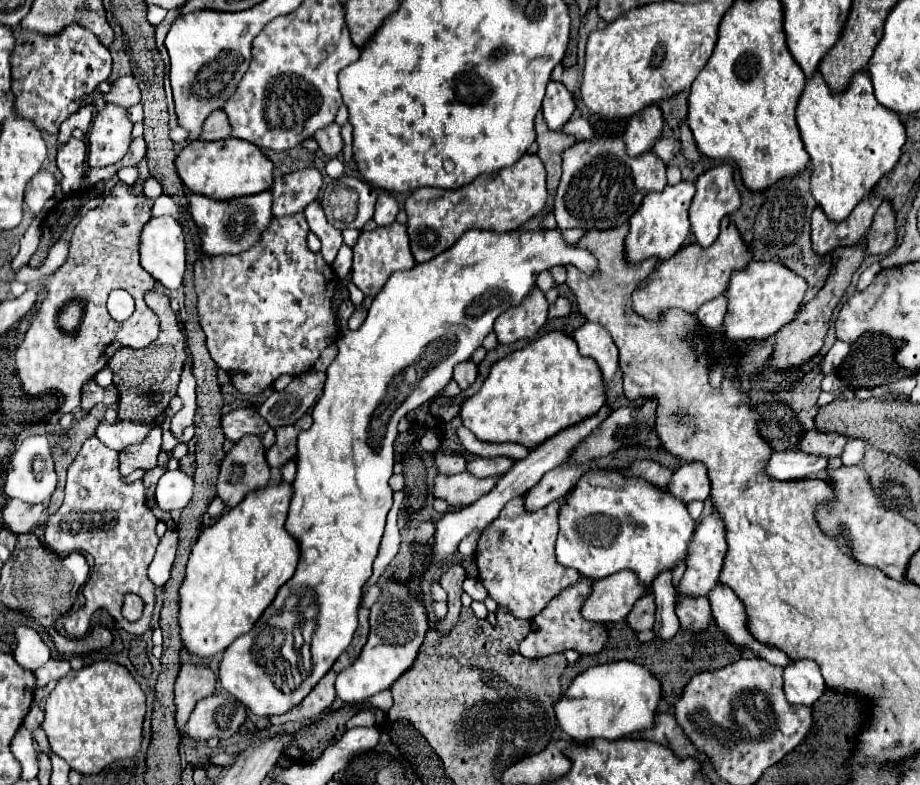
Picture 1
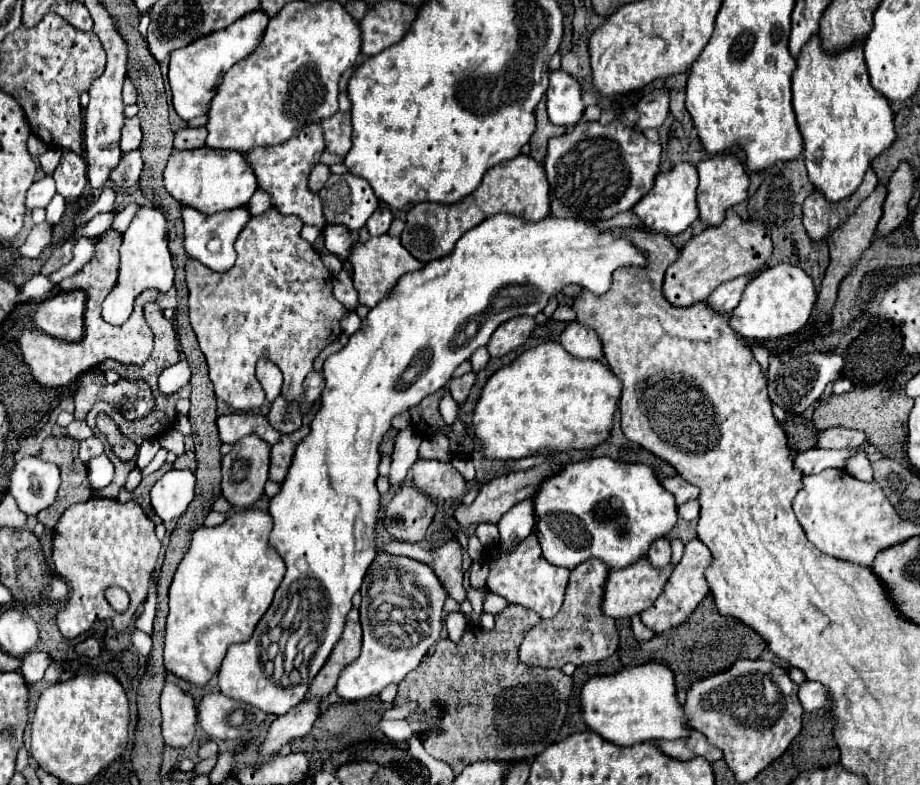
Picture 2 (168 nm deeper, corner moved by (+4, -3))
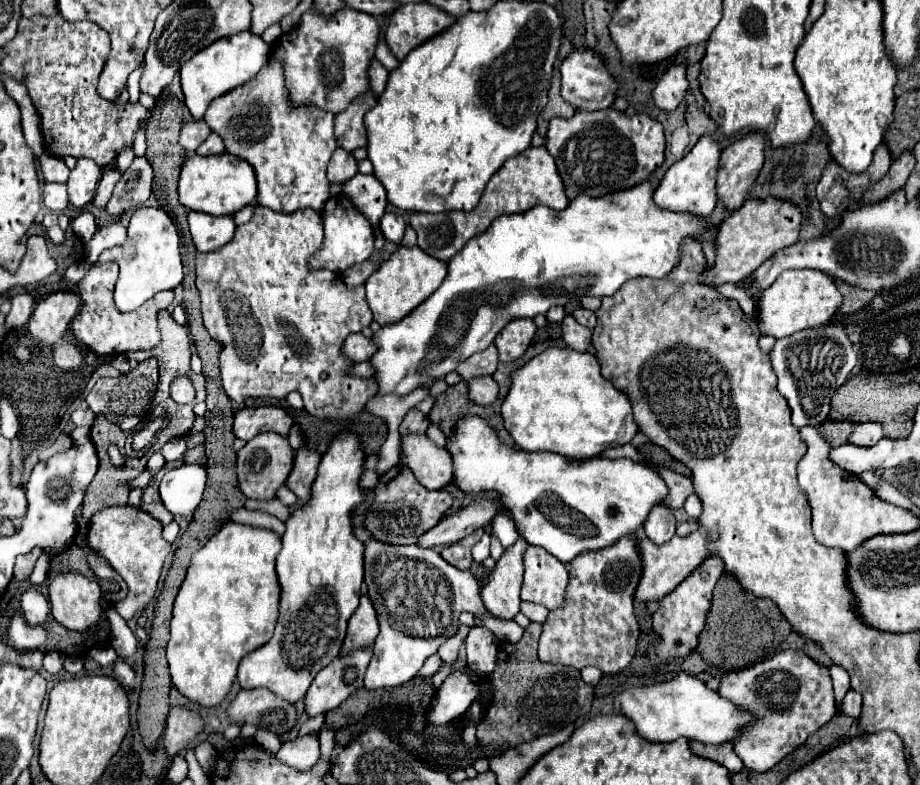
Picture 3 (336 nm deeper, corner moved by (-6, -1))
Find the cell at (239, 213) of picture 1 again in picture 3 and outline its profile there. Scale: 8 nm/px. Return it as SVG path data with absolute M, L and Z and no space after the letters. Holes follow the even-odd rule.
M198 211L188 213L188 225L198 251L216 251L234 237L234 221L230 215L214 217Z

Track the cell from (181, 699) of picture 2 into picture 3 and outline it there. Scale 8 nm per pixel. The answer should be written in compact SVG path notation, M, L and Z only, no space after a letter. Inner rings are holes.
M184 707L170 709L168 725L166 725L164 737L162 737L166 755L174 757L180 751L192 747L198 741L198 733L202 731L202 727L204 727L204 721L194 711L188 711Z

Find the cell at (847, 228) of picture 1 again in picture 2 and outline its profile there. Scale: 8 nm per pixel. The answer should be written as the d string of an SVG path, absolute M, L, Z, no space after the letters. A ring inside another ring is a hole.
M868 171L862 185L858 187L858 191L852 197L848 197L846 201L834 203L834 205L830 205L820 191L814 191L802 205L804 227L806 227L806 233L810 235L810 239L822 241L826 235L836 231L836 227L844 225L846 219L858 209L858 203L862 203L862 199L866 199L874 191L876 185L878 185L876 173Z

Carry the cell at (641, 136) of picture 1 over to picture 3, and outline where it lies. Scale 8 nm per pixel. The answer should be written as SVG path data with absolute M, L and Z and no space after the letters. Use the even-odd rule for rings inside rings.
M680 63L680 65L668 67L668 71L662 75L656 89L652 91L656 107L660 107L664 111L674 111L678 107L678 103L684 99L686 89L688 89L686 65Z

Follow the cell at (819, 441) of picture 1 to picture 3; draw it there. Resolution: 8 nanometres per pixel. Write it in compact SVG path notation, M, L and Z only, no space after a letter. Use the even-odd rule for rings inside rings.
M856 423L852 437L850 437L850 443L858 445L858 447L872 447L880 439L884 439L882 425L878 425L878 423Z

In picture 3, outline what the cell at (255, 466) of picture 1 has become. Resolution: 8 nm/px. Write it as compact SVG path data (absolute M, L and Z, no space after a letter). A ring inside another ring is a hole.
M260 433L248 441L238 451L238 483L240 491L250 499L274 499L276 491L286 483L288 473L292 471L294 449L288 445L288 439L276 433Z

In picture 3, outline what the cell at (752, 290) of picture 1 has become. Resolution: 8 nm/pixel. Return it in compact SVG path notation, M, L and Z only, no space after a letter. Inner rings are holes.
M814 269L784 271L772 283L772 287L768 287L758 299L758 327L762 333L772 335L776 339L788 337L796 331L828 323L840 305L842 305L842 293L838 291L830 275Z

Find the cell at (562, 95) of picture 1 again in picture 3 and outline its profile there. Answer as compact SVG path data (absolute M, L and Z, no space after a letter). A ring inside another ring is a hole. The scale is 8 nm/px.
M576 49L572 51L560 65L562 73L562 97L576 109L586 109L586 111L598 111L598 109L608 109L618 91L618 83L612 79L610 71L606 69L606 63L600 55L596 55L592 49Z

